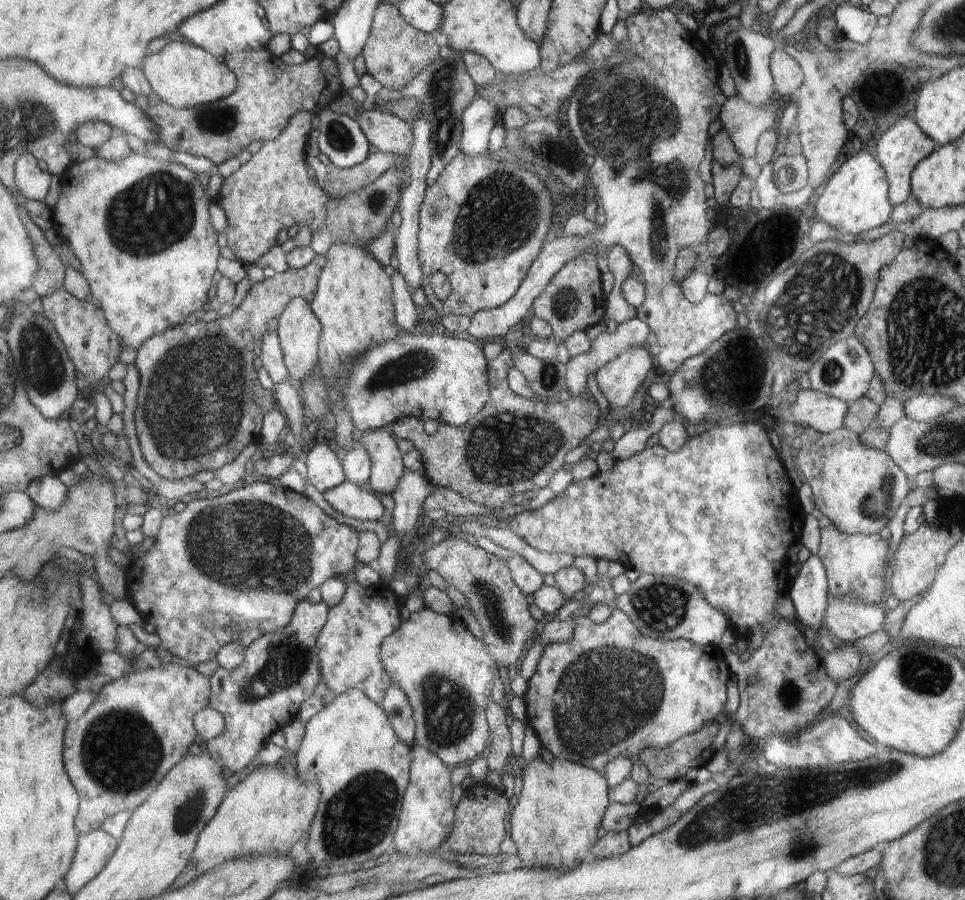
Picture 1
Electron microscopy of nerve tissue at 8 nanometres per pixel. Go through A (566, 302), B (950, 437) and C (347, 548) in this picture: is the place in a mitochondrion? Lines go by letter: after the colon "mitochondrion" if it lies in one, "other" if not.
A: mitochondrion
B: mitochondrion
C: other

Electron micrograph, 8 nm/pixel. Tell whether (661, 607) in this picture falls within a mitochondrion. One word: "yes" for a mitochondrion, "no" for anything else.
yes

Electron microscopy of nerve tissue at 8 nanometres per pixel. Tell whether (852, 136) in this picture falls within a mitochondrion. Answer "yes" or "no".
no

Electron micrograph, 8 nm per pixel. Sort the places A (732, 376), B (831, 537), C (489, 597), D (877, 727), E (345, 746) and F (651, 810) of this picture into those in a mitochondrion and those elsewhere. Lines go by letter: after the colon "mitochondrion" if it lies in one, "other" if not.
A: mitochondrion
B: other
C: mitochondrion
D: other
E: other
F: other

